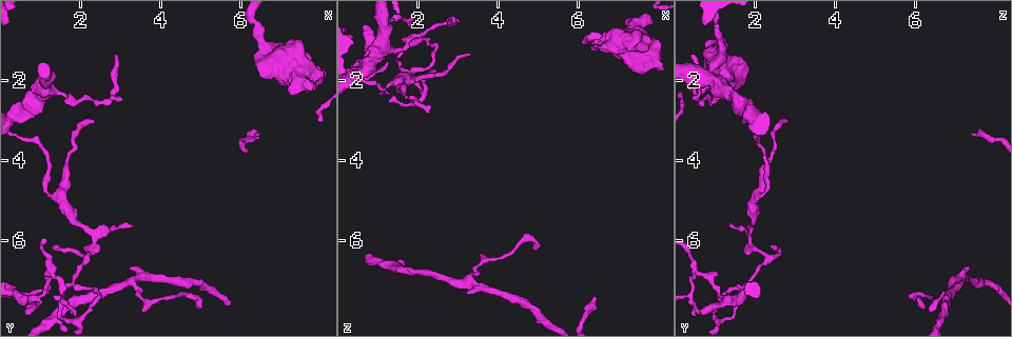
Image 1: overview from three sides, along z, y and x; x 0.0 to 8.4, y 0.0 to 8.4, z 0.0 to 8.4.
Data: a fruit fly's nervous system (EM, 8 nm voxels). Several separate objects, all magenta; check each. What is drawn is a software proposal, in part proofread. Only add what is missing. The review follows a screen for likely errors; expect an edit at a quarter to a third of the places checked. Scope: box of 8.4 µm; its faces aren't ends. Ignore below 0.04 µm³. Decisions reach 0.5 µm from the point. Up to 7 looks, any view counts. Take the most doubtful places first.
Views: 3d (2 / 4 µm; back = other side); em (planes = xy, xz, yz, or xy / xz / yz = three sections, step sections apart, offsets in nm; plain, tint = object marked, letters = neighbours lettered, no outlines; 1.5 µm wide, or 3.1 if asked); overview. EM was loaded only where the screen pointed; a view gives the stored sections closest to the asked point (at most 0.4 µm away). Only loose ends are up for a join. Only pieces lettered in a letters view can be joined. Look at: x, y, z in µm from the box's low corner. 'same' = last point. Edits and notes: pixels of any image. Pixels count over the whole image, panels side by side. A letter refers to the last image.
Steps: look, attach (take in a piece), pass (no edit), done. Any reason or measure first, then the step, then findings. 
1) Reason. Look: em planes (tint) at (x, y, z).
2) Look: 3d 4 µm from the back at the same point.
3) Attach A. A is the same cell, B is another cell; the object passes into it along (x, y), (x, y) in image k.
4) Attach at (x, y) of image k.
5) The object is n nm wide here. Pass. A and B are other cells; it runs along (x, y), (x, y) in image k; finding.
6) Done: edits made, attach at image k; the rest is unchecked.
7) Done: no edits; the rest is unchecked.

Look: em yz step 8 (letters) at (7.20, 2.35, 0.55).

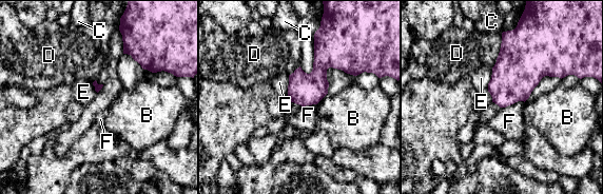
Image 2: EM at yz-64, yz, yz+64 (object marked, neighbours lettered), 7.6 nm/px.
Look: em planes (letters) at the same point.

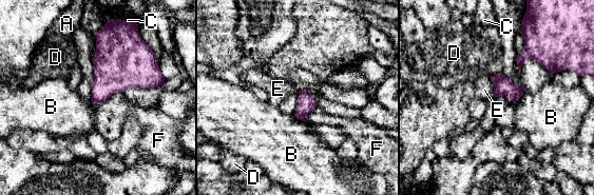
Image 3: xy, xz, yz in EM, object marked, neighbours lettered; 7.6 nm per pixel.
Pass. A, B, C, D, E and F are other cells; a border runs along (122, 92), (94, 103) in image 3; none of them fits.

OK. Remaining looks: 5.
An open end. Look: em xy step 8 (letters) at (0.70, 7.90, 0.75).

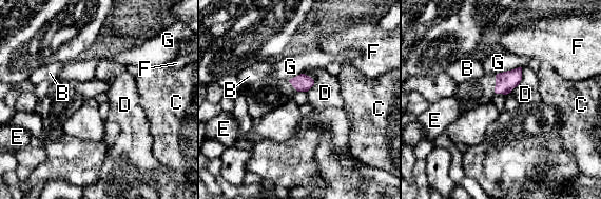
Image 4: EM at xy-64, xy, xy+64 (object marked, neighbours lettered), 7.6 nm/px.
The object is 130 nm wide here. Pass. B, C, D, E, F and G are other cells; no lettered piece goes on from it.

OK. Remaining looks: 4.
End of a long branch. Look: 3d 2 µm at (4.90, 7.70, 6.20).

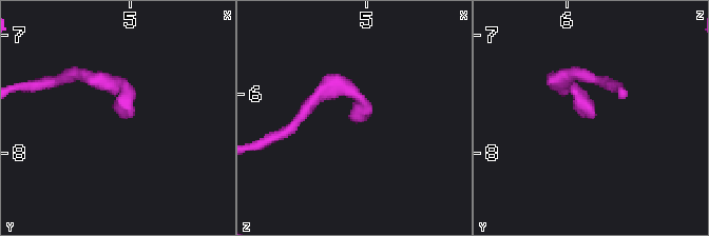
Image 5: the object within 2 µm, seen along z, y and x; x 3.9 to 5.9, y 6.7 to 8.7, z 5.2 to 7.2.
Shape alone is not enough. Look: em yz step 4 (tint) at (4.92, 7.68, 6.22).

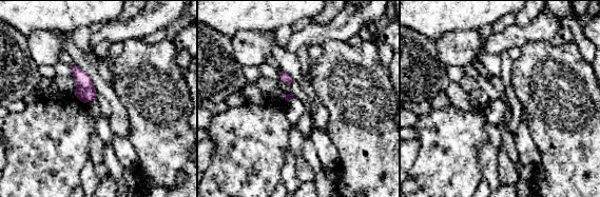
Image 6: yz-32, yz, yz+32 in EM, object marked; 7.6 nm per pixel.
Another direction. Look: em planes (letters) at the same point.

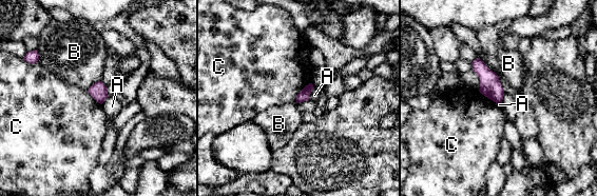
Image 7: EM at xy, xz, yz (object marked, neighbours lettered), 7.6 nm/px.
Pass. A, B and C are other cells; a border runs along (311, 82), (296, 95), (295, 102) in image 7; none of them fits.

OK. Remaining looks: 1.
Done: no edits; the rest is unchecked.

